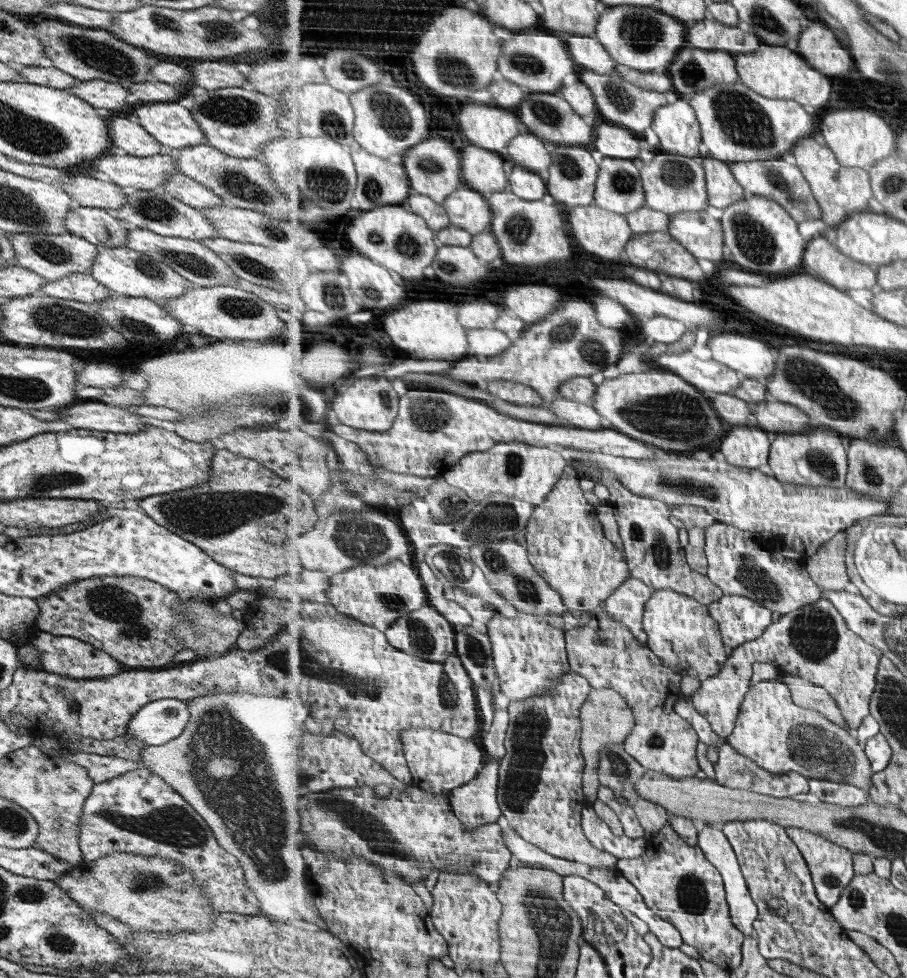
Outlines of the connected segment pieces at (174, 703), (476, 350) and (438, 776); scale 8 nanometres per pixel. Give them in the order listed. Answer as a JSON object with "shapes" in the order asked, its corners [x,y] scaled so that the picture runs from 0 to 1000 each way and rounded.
{"shapes":[[[[179,714],[155,722],[139,746],[161,762],[179,762],[202,746],[207,734],[206,717]]],[[[545,335],[515,336],[516,347],[519,348],[519,360],[521,364],[548,364],[557,360],[567,351],[563,346]]],[[[448,744],[441,755],[445,758],[445,773],[454,788],[455,800],[479,813],[497,812],[504,805],[519,801],[535,783],[537,771],[528,755],[510,756],[496,748],[479,744]]]]}

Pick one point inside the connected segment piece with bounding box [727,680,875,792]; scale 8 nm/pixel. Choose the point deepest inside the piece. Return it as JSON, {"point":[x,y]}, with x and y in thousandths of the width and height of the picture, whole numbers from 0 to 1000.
{"point":[851,746]}

